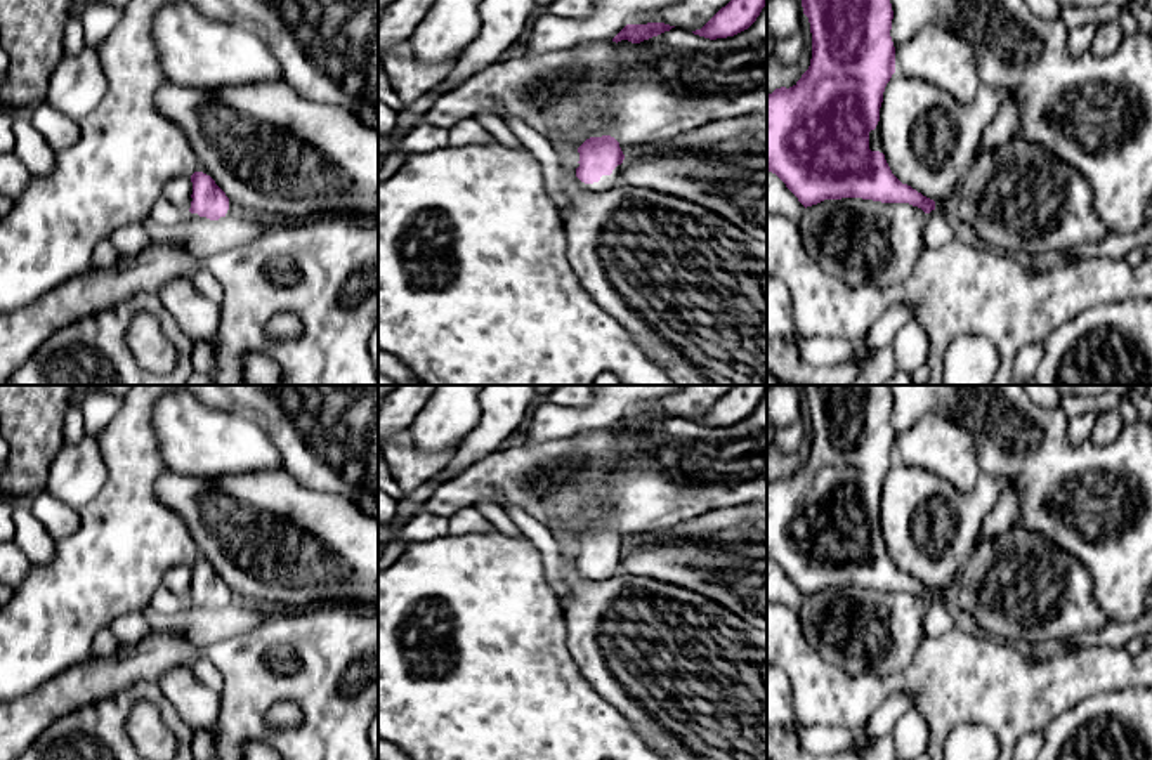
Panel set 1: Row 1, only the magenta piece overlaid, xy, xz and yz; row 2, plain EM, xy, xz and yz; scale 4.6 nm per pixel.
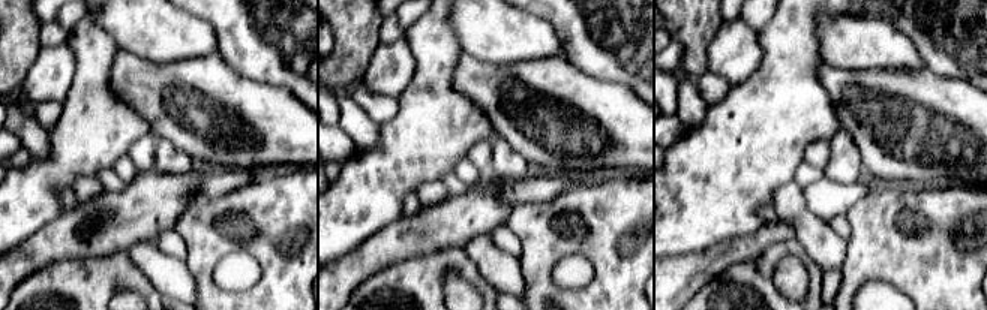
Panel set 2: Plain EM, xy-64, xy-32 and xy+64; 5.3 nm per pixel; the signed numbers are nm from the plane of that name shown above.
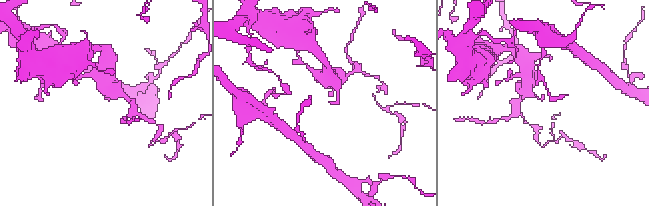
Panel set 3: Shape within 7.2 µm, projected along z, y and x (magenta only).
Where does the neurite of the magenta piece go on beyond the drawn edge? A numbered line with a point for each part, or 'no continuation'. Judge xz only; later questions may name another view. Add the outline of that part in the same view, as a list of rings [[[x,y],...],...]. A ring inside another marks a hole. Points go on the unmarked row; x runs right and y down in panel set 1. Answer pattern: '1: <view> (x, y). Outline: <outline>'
1: xz (606, 571). Outline: [[[618,554],[611,564],[602,564],[599,571],[585,573],[579,567],[578,571],[586,581],[607,581],[621,573],[621,554]]]

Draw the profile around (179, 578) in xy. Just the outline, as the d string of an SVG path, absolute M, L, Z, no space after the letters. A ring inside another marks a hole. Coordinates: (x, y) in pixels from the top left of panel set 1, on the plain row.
M175 566L170 567L163 576L163 585L179 595L180 599L187 599L189 588L193 583L191 566Z

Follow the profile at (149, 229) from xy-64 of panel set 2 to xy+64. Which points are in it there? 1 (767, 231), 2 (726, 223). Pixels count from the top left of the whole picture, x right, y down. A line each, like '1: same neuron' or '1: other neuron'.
1: same neuron
2: other neuron

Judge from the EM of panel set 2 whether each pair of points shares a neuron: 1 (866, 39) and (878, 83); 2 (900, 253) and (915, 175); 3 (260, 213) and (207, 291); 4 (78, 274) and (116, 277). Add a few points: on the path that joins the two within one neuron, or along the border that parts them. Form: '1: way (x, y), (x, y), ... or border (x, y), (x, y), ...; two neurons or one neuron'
1: border (840, 66), (911, 71); two neurons
2: border (948, 181), (924, 186), (882, 184); two neurons
3: way (240, 225), (206, 259), (206, 270); one neuron
4: way (87, 277), (107, 277); one neuron

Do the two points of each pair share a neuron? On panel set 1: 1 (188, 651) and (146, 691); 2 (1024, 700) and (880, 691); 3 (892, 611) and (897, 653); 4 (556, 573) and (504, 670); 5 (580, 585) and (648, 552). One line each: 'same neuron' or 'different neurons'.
1: different neurons
2: same neuron
3: same neuron
4: different neurons
5: different neurons

